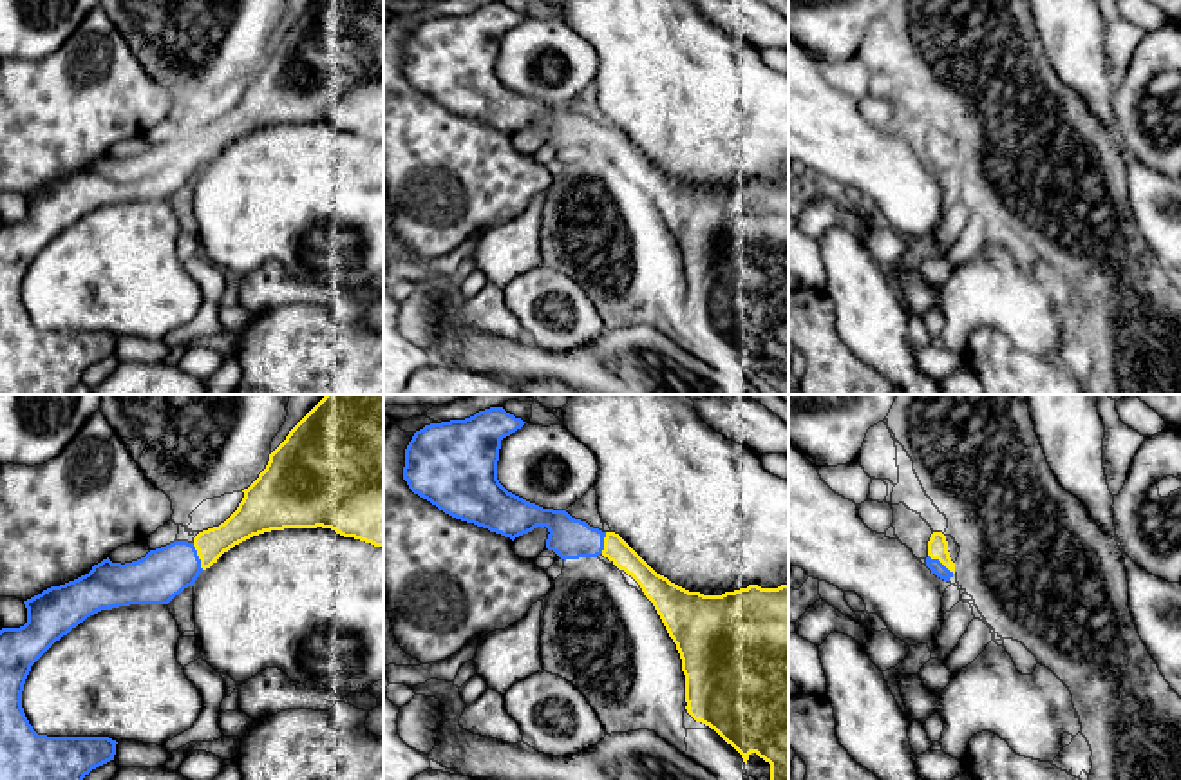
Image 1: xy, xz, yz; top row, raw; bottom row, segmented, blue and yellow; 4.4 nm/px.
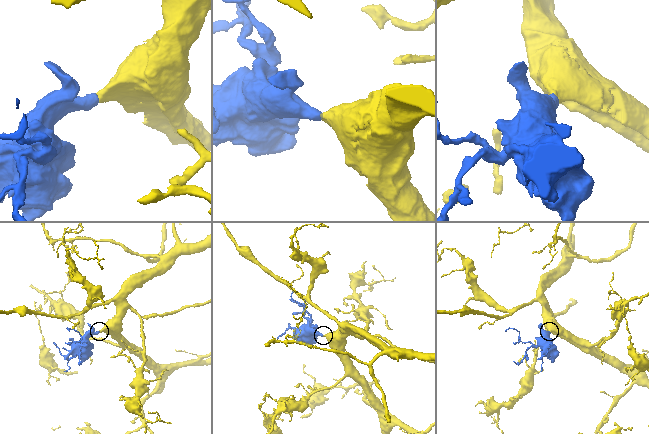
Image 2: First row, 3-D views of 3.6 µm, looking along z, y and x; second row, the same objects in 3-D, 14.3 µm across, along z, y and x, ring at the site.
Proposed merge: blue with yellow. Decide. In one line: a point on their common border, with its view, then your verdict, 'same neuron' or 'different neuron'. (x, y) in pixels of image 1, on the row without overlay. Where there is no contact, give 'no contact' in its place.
xy (198, 151) | same neuron

